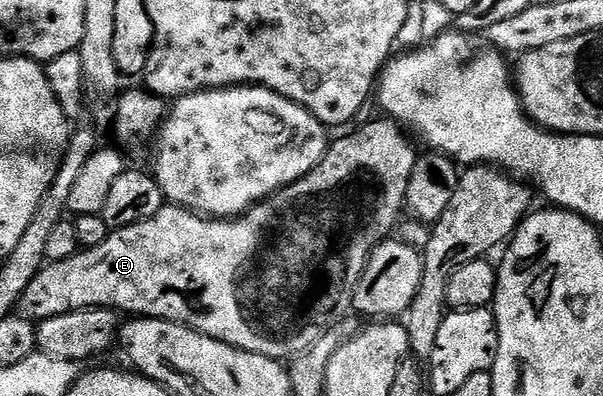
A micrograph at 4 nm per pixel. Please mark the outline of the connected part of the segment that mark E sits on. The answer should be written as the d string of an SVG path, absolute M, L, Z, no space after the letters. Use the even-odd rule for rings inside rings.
M379 119L362 125L357 132L352 132L349 136L342 137L341 140L333 139L329 143L328 152L322 158L322 162L318 162L318 166L314 166L310 174L306 174L290 186L281 188L273 196L267 196L262 203L254 205L243 216L209 218L201 216L198 212L192 212L188 208L181 208L178 204L165 203L164 208L158 210L158 214L154 214L154 218L146 218L142 222L134 222L125 228L109 231L106 242L102 242L102 246L76 252L65 260L45 263L34 278L34 282L30 282L26 290L22 290L22 298L18 305L19 316L39 322L58 318L58 314L77 312L83 308L110 308L117 313L131 314L136 318L184 324L188 328L193 328L195 332L201 332L210 338L226 342L230 346L242 349L243 352L262 354L270 357L271 360L284 362L289 358L299 356L302 352L307 352L313 344L318 343L324 337L327 329L337 327L341 323L340 319L352 312L352 295L358 286L358 278L362 278L362 270L366 270L366 262L370 254L382 241L393 235L392 227L395 226L400 211L403 213L406 208L404 203L406 186L410 182L410 174L416 165L418 148L415 143L408 144L409 137L391 119Z

